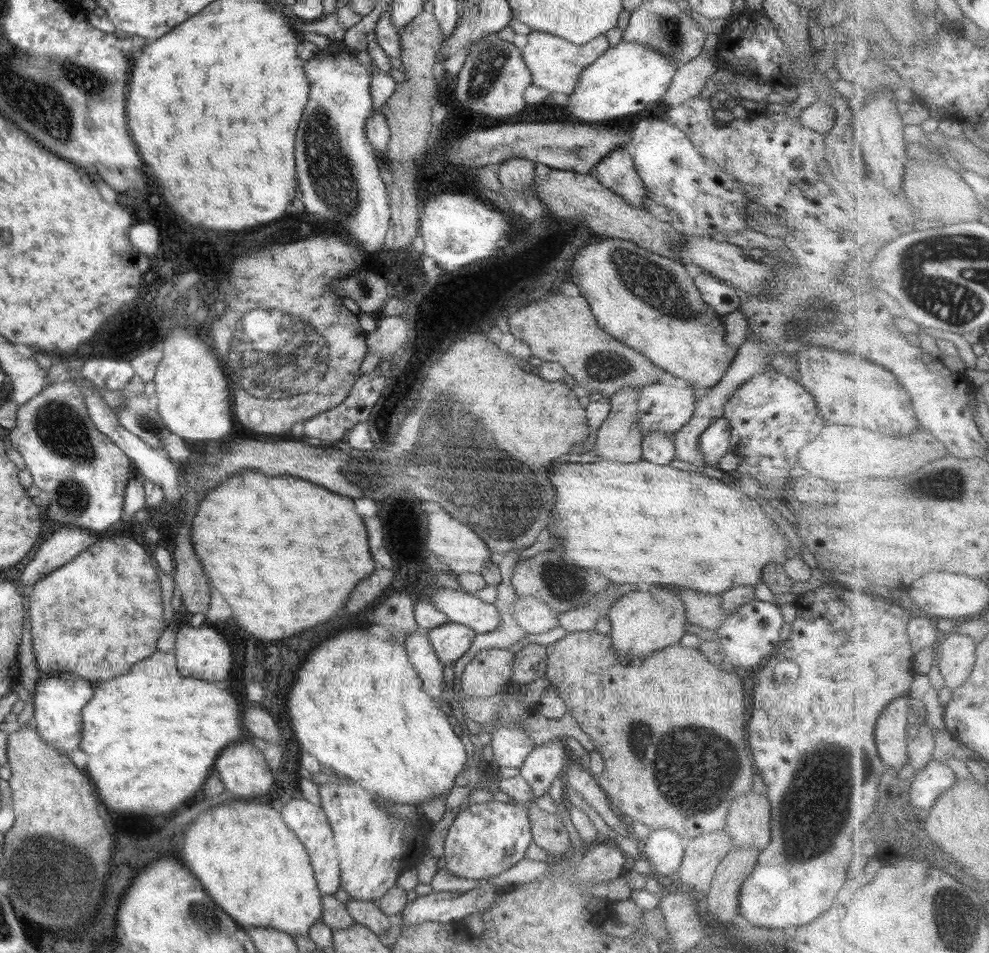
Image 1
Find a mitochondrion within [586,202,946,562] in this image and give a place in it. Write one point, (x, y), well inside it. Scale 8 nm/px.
(656, 286)

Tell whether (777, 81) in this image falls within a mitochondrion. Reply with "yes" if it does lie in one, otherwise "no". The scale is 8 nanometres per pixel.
no

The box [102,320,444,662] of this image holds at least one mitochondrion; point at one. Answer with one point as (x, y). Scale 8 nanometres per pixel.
(141, 419)

